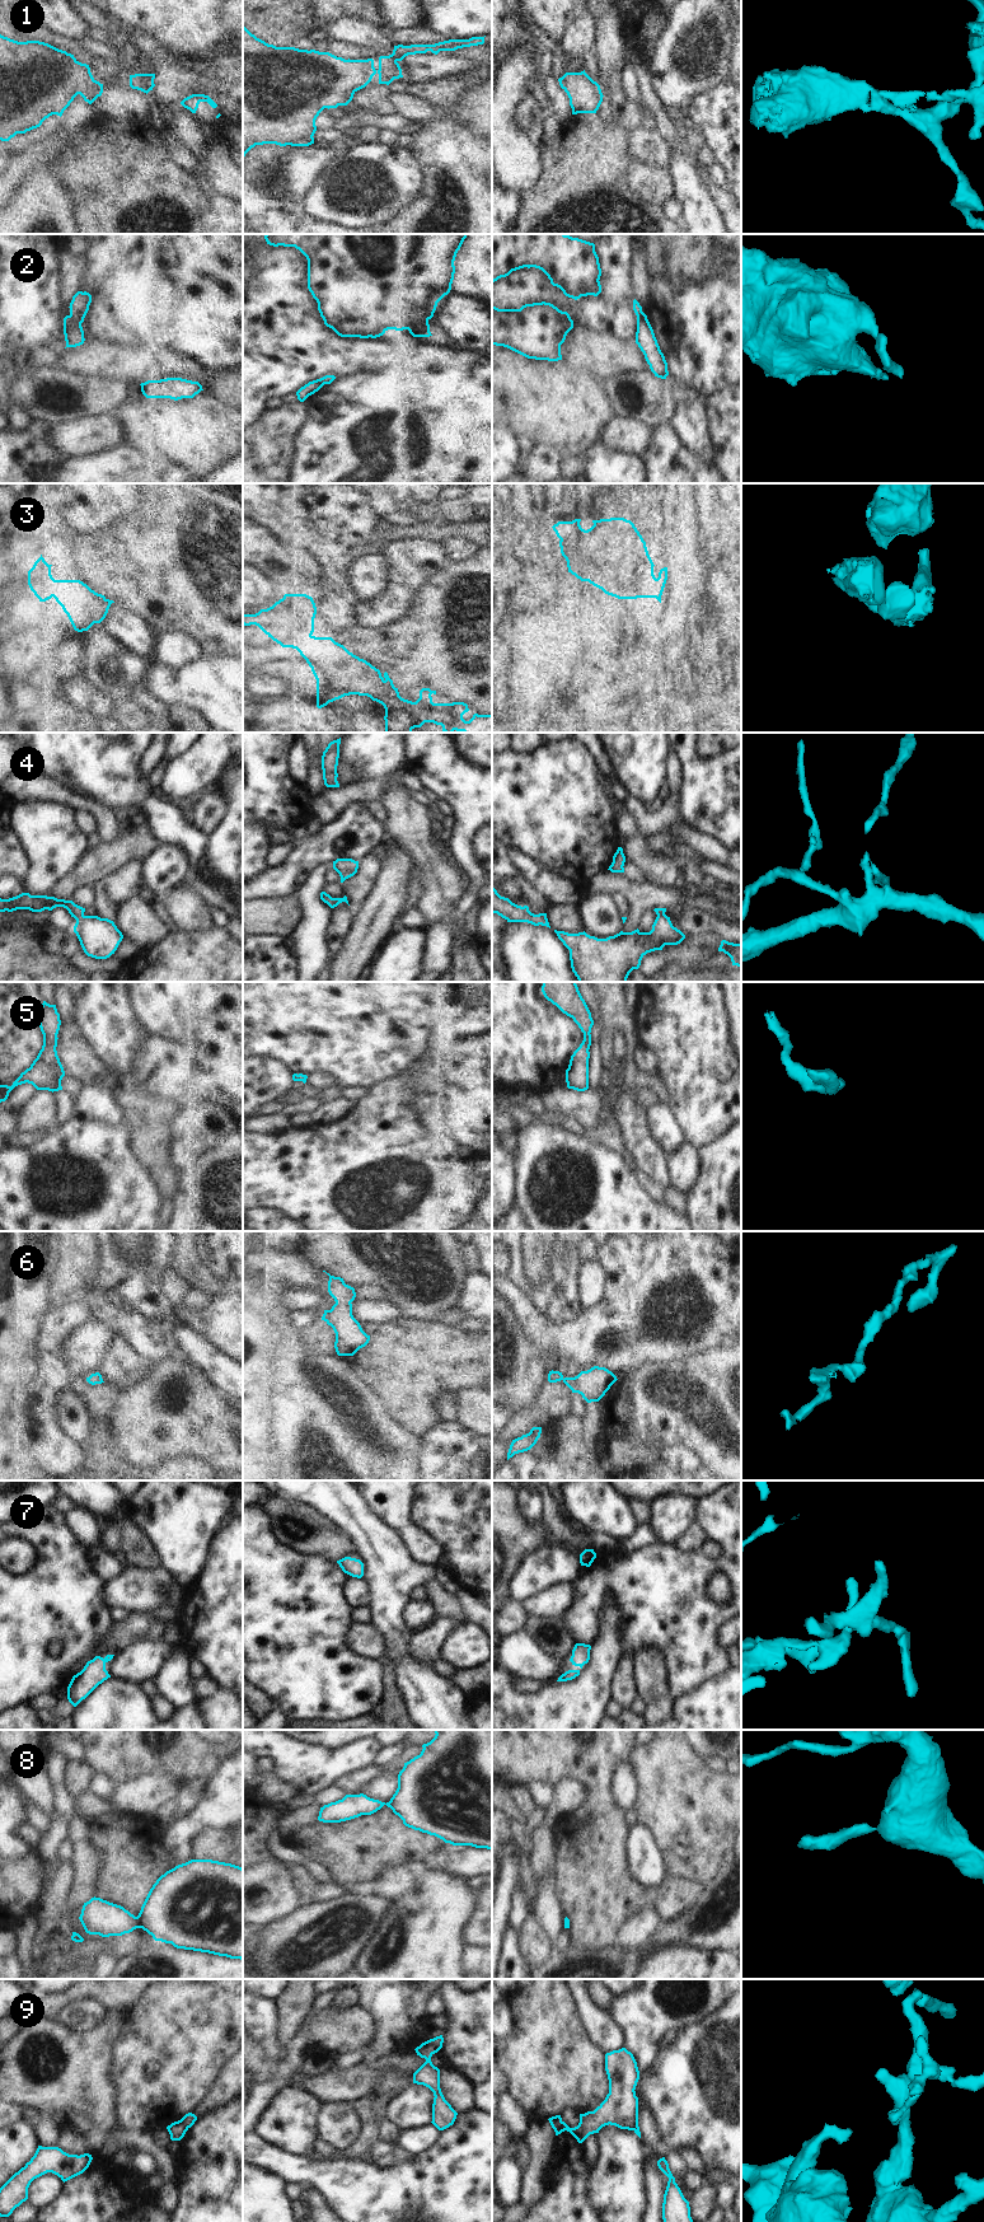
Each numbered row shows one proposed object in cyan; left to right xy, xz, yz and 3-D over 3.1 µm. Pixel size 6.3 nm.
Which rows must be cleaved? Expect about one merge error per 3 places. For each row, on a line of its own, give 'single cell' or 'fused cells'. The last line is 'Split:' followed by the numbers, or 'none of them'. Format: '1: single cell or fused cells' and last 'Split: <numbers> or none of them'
1: single cell
2: fused cells
3: single cell
4: single cell
5: single cell
6: single cell
7: single cell
8: fused cells
9: single cell
Split: 2, 8

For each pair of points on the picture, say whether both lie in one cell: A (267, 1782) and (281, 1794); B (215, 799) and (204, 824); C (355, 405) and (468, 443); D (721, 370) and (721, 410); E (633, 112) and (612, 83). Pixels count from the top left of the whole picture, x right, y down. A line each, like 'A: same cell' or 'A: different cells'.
A: same cell
B: same cell
C: same cell
D: different cells
E: same cell

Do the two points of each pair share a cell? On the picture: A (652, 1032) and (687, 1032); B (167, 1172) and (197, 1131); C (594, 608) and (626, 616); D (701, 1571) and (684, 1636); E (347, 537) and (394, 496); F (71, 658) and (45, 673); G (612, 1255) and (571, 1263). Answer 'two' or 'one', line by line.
A: one
B: one
C: two
D: one
E: two
F: one
G: two

